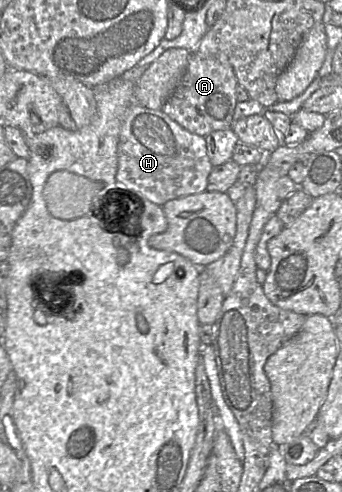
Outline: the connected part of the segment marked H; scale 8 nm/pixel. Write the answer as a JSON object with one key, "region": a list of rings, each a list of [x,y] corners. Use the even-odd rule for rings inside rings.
{"region":[[[139,103],[128,109],[120,130],[116,173],[116,181],[123,190],[162,207],[169,201],[205,192],[213,168],[209,161],[205,137],[187,131],[162,110],[148,109]]]}

